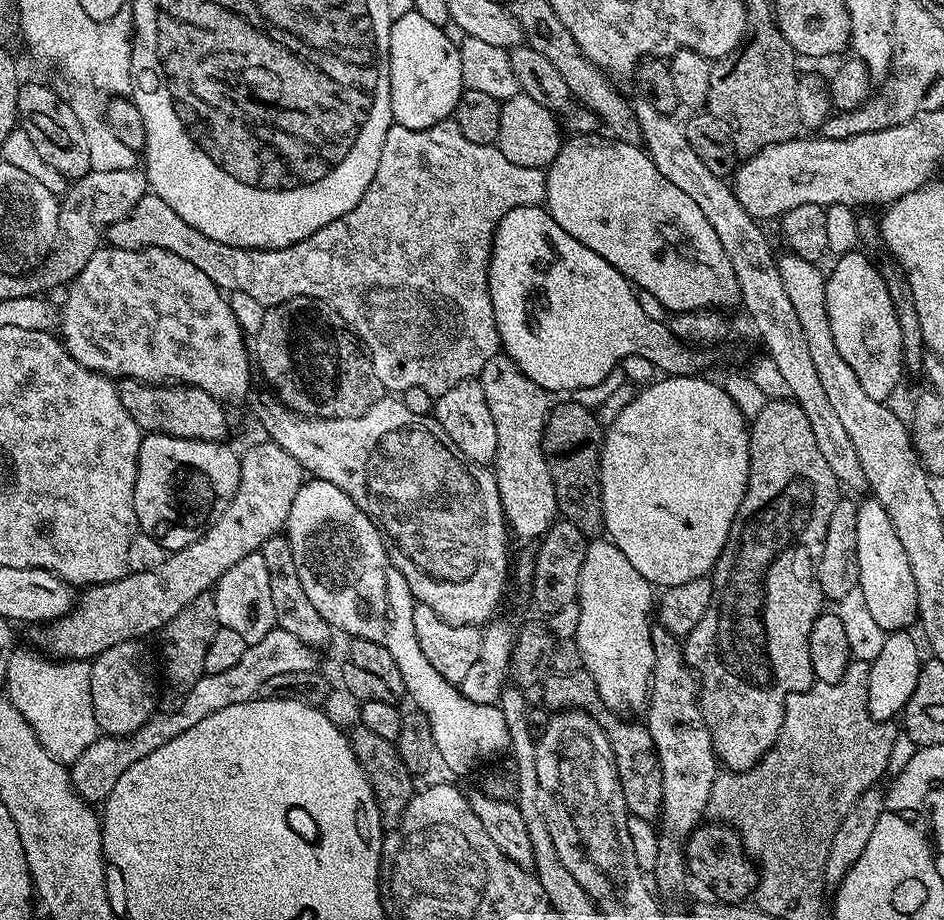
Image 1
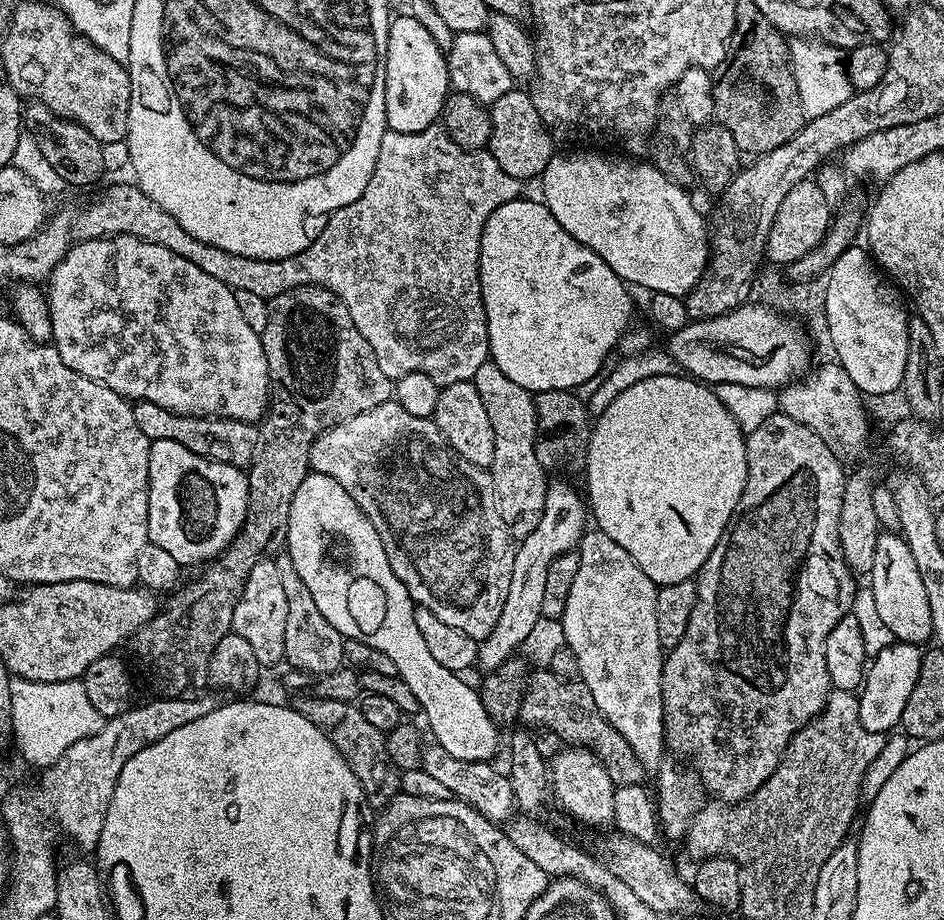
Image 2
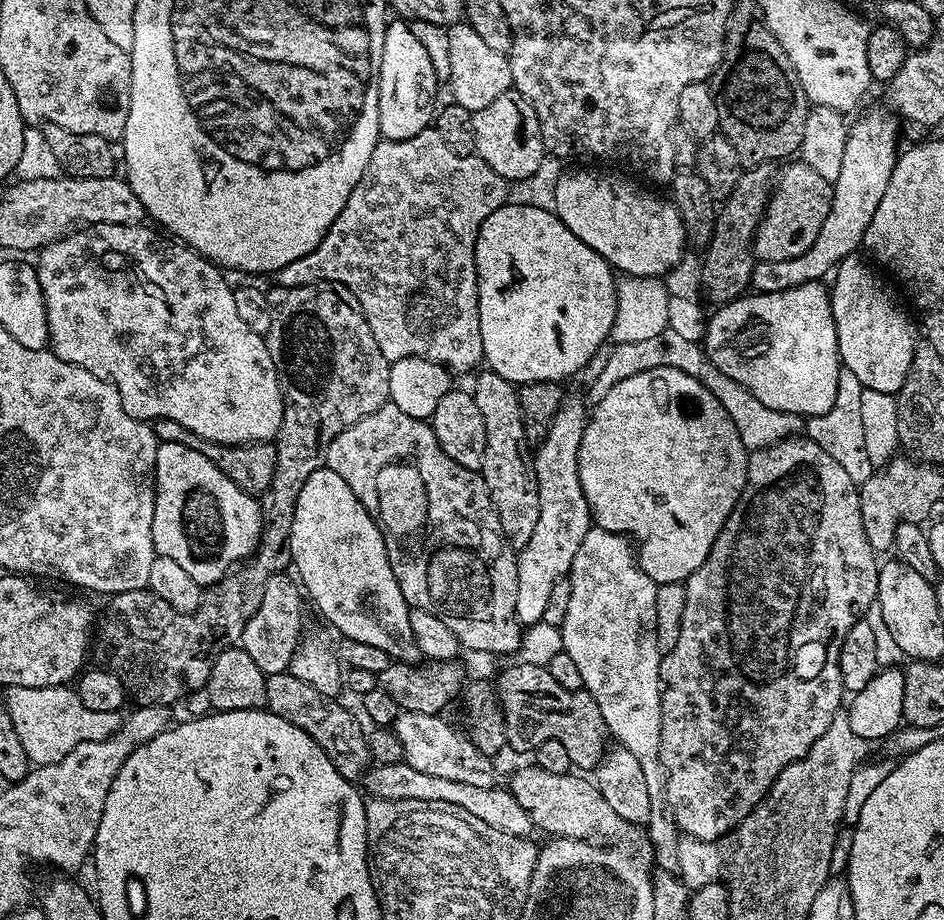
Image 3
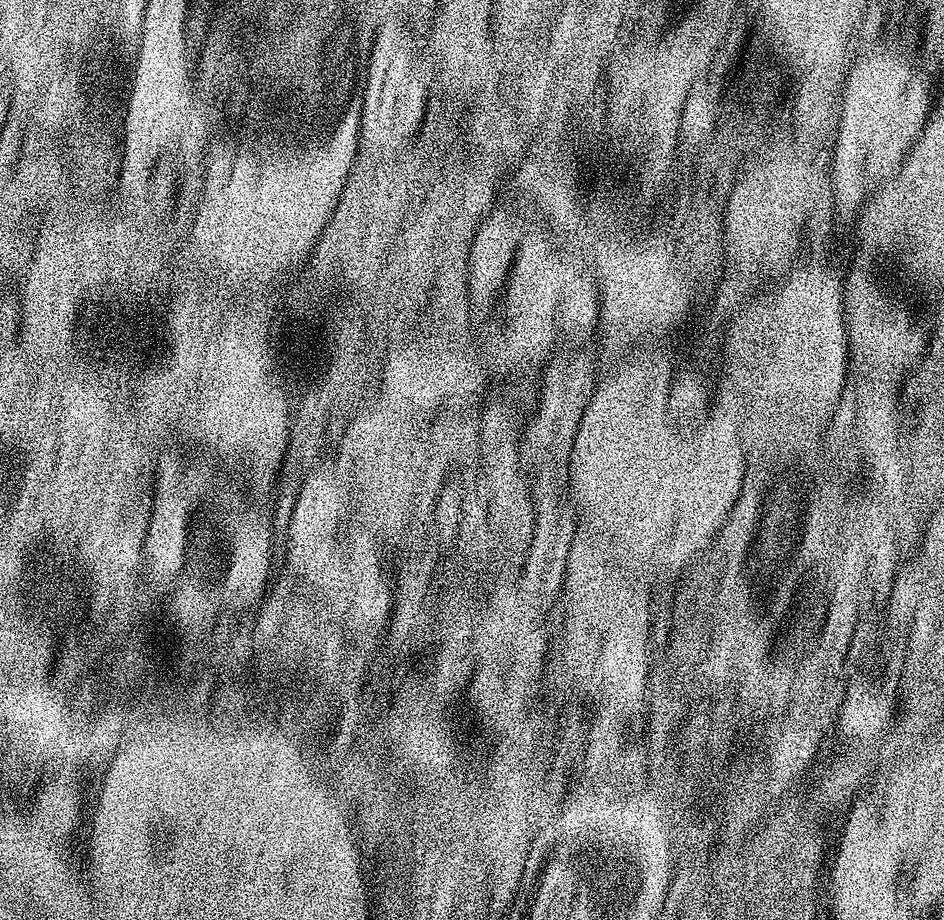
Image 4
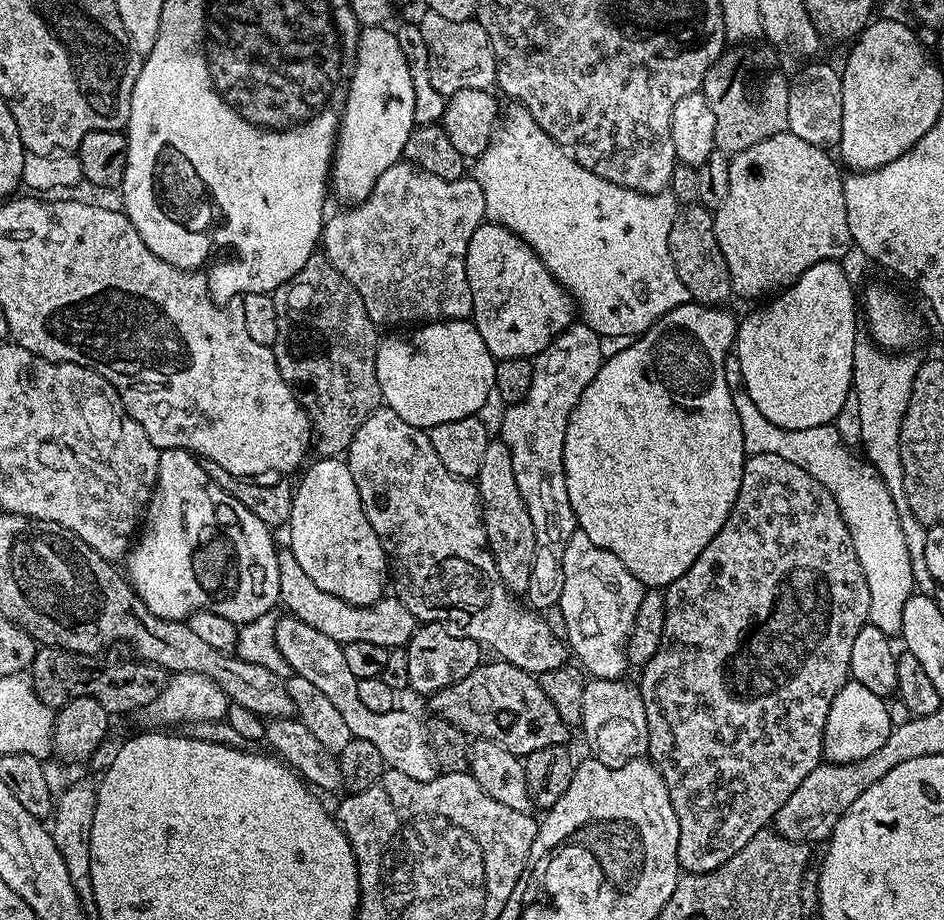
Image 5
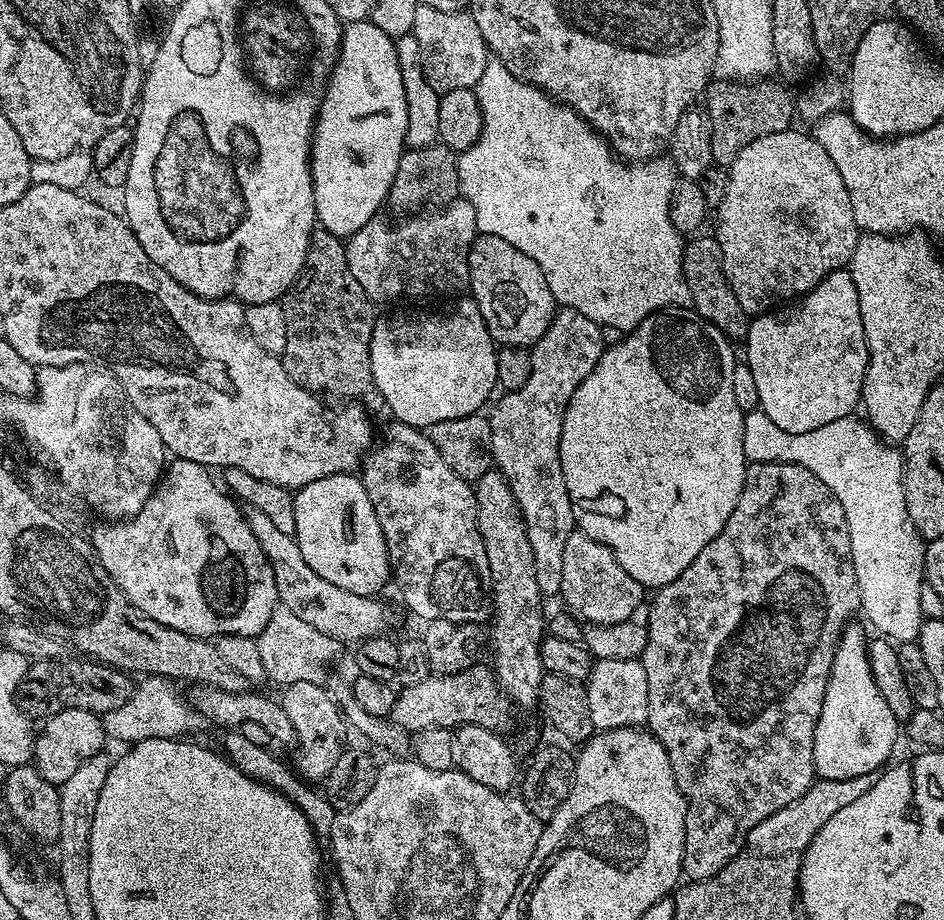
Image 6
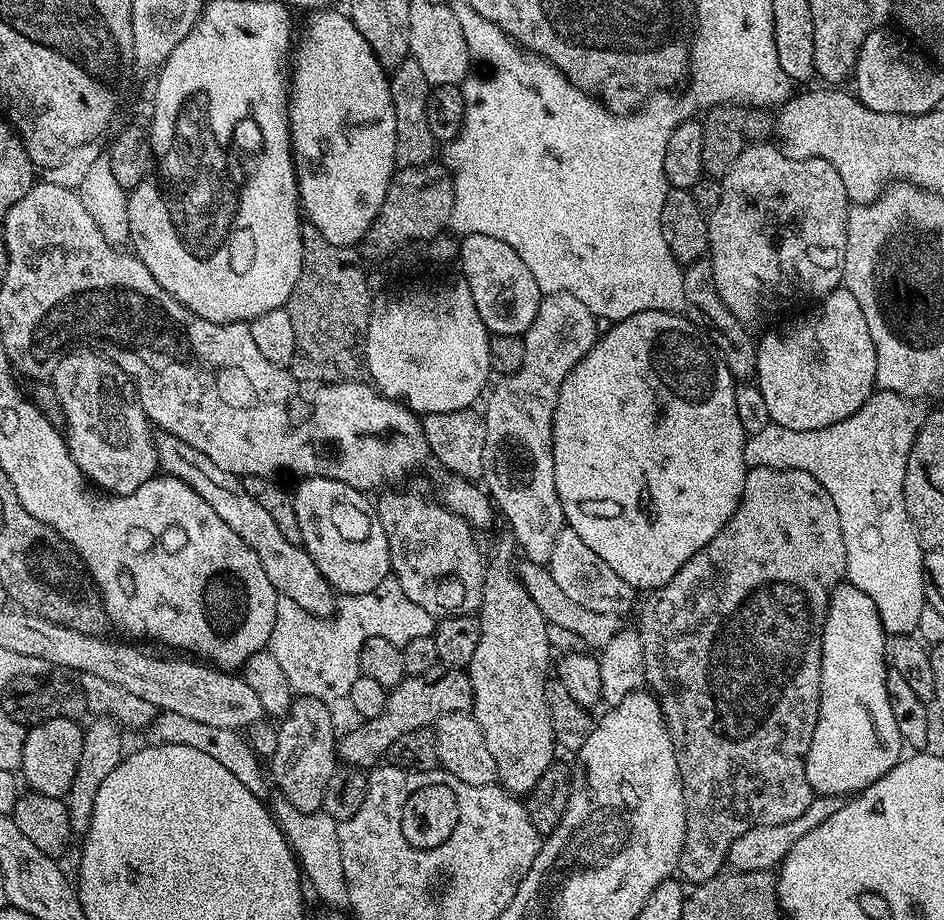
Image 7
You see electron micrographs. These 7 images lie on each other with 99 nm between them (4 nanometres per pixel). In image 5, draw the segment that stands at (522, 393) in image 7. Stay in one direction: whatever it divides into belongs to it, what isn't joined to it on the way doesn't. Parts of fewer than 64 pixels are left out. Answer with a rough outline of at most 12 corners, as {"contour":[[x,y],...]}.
{"contour":[[571,324],[532,360],[498,436],[534,522],[526,599],[559,605],[578,531],[566,494],[568,419],[606,359]]}

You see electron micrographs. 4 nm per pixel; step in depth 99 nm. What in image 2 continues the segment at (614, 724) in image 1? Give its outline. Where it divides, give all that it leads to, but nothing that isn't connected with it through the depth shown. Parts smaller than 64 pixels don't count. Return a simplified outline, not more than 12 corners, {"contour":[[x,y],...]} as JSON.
{"contour":[[533,671],[520,720],[591,750],[613,784],[644,764],[579,678]]}

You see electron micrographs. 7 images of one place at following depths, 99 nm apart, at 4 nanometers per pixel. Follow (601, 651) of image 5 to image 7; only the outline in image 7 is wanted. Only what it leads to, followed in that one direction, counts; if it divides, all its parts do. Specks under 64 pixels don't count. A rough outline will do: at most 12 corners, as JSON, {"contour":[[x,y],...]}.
{"contour":[[565,526],[546,567],[586,610],[623,617],[637,589]]}

